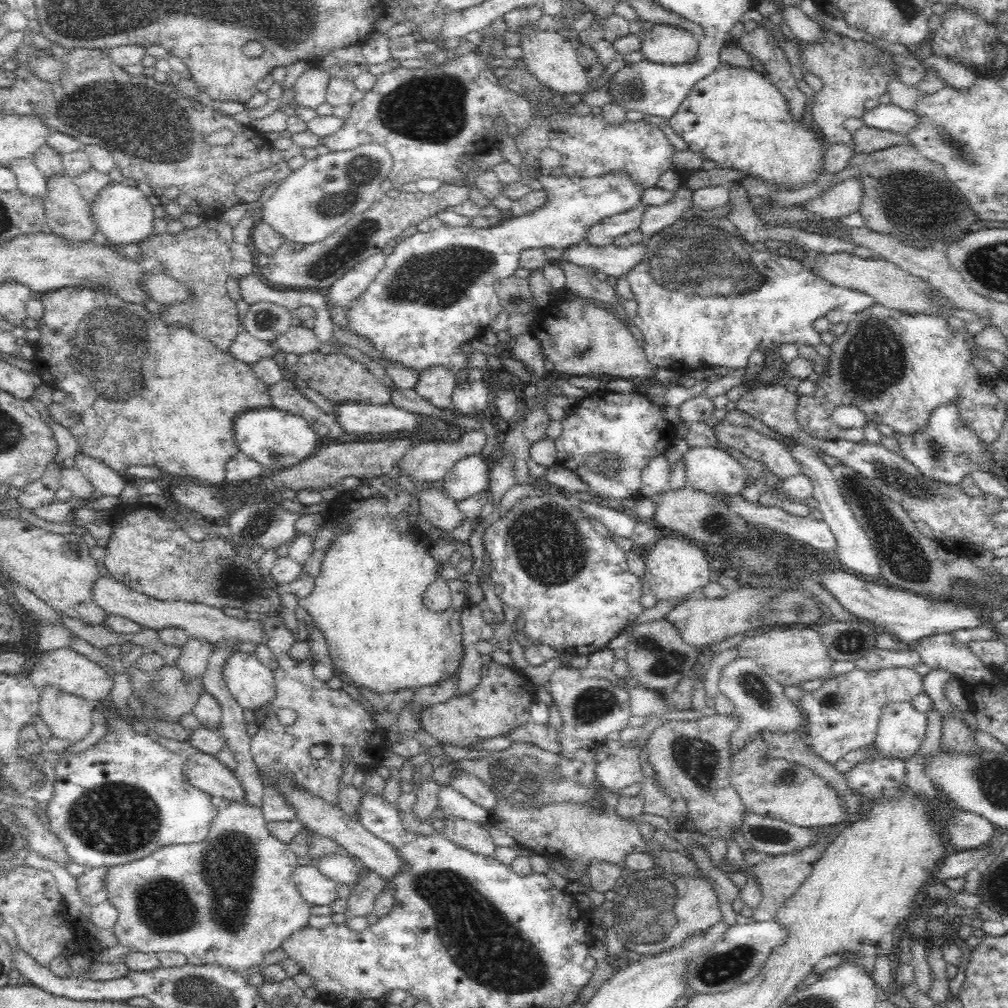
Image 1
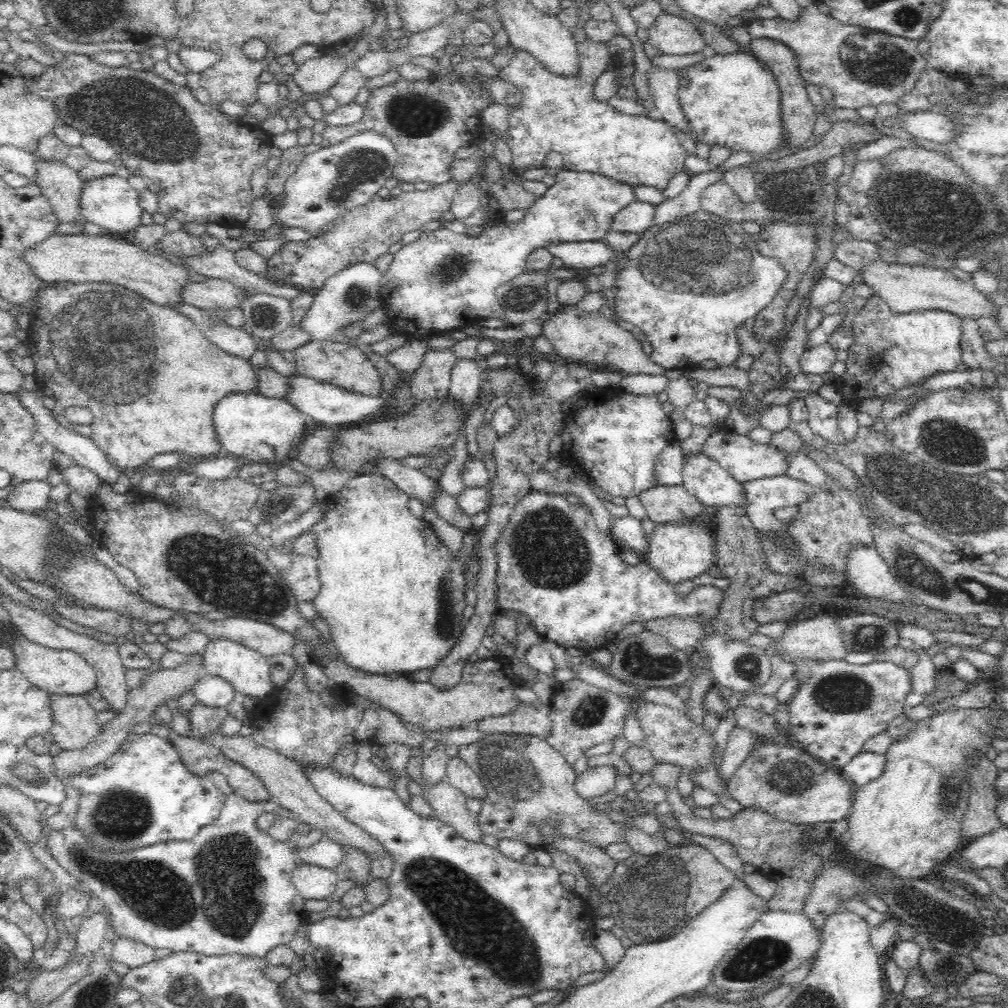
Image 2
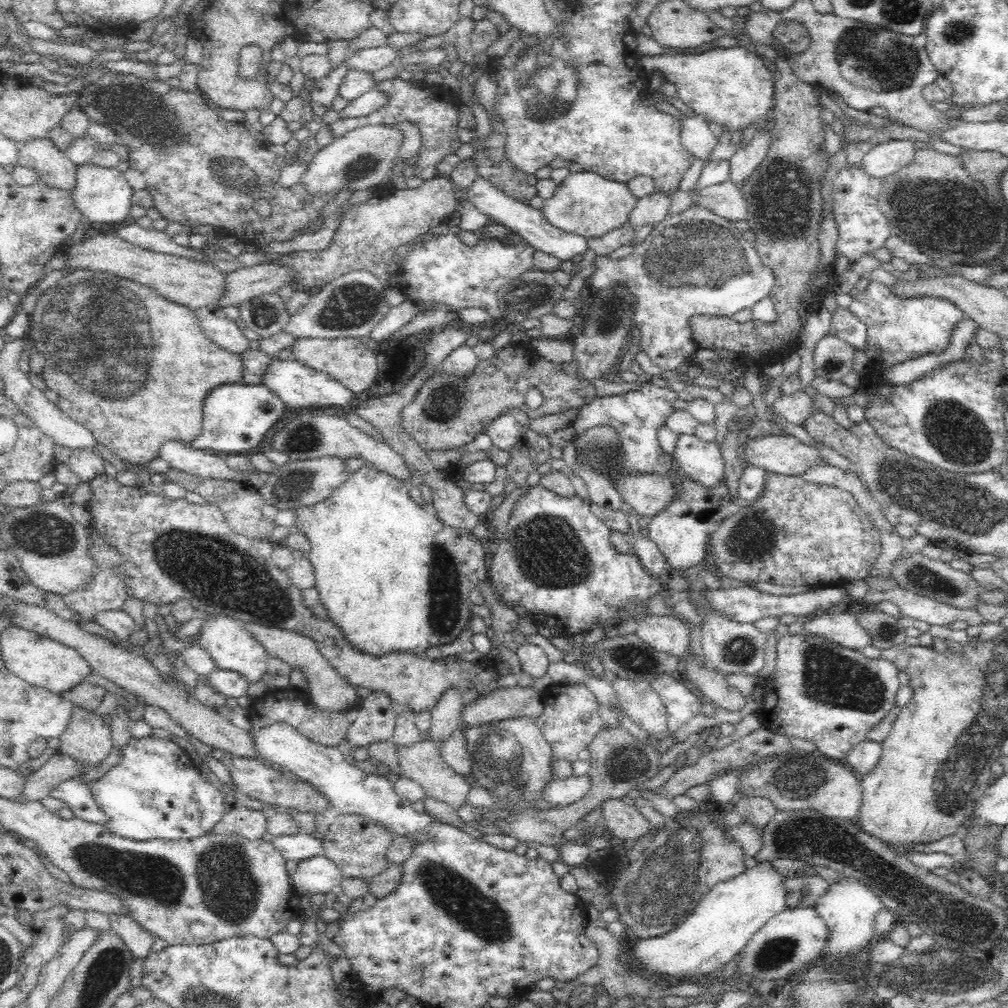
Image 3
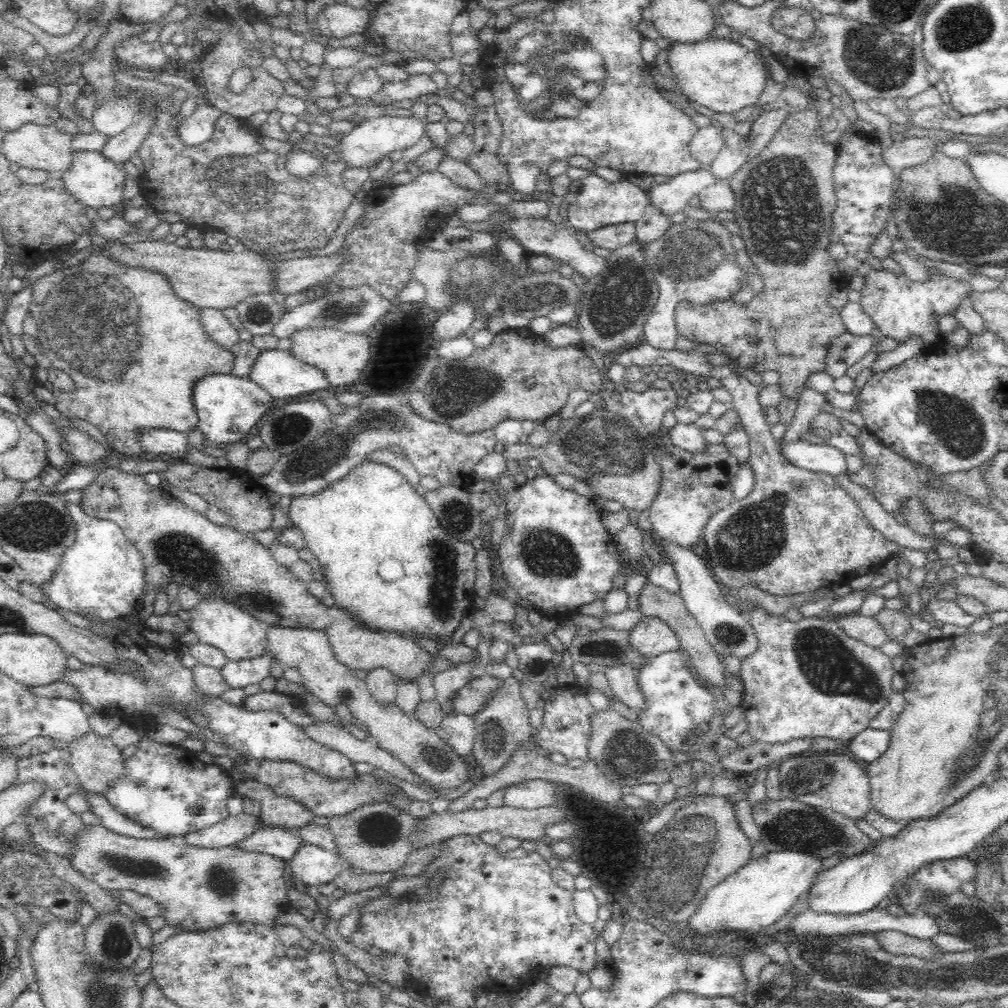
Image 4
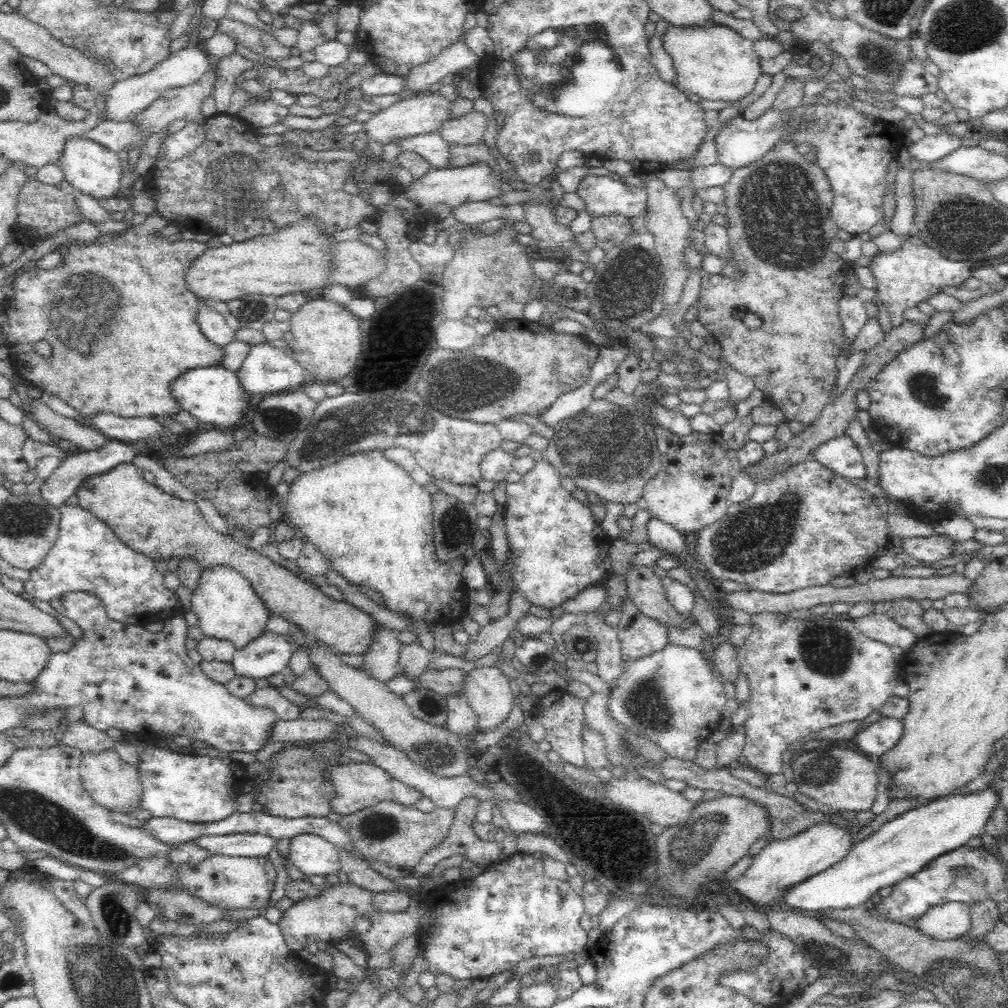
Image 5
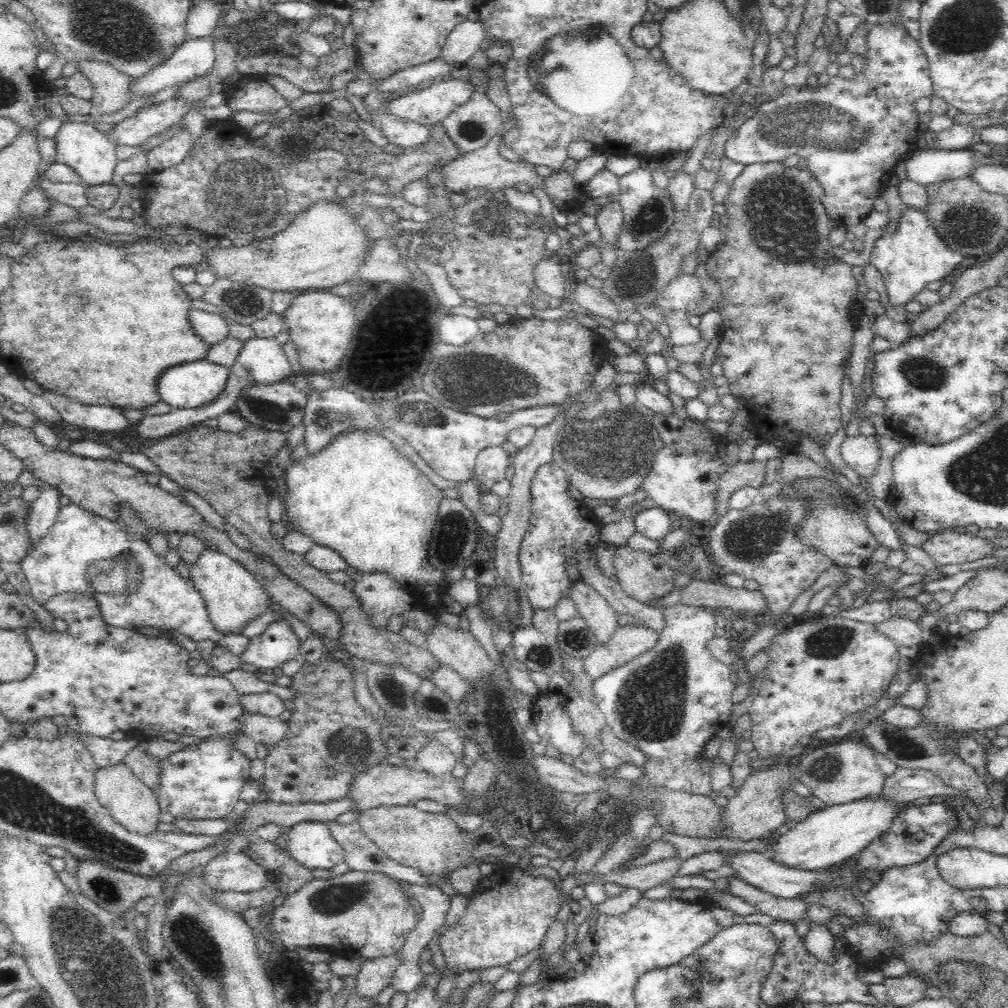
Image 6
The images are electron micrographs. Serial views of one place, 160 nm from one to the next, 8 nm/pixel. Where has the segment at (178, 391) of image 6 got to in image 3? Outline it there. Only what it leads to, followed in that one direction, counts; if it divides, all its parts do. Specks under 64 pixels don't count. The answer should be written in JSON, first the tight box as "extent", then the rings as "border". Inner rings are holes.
{"extent":[189,381,290,454],"border":[[[240,381],[220,384],[210,390],[204,400],[203,428],[189,444],[198,450],[212,448],[224,450],[228,454],[259,452],[260,440],[266,431],[270,426],[276,426],[279,419],[288,412],[290,408],[263,384],[246,384]]]}

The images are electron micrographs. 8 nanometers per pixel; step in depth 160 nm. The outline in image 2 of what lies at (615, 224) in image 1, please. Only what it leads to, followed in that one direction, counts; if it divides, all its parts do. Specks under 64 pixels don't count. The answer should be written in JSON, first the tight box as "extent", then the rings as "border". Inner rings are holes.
{"extent":[611,200,656,234],"border":[[[635,200],[616,214],[611,229],[641,234],[653,225],[656,207],[652,203]]]}

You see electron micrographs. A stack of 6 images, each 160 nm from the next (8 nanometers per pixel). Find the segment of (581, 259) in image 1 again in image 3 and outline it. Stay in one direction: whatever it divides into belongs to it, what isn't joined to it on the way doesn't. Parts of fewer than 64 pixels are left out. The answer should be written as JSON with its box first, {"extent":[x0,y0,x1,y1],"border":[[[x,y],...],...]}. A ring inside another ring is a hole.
{"extent":[466,176,588,262],"border":[[[478,176],[466,191],[468,192],[467,200],[480,210],[482,214],[490,217],[492,223],[503,224],[509,228],[510,232],[519,234],[522,238],[525,238],[526,242],[531,244],[533,250],[550,254],[561,262],[570,261],[574,256],[588,252],[587,240],[584,236],[572,234],[557,226],[552,226],[540,209],[507,196],[502,190],[496,188],[494,184],[488,182],[487,179]]]}

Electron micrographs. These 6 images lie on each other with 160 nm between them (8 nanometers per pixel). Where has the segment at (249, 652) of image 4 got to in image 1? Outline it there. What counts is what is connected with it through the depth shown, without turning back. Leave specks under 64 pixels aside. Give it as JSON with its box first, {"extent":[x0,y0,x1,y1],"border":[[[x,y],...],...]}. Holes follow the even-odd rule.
{"extent":[223,651,276,708],"border":[[[235,651],[228,656],[223,669],[224,681],[242,708],[260,708],[276,694],[274,672],[256,652]]]}

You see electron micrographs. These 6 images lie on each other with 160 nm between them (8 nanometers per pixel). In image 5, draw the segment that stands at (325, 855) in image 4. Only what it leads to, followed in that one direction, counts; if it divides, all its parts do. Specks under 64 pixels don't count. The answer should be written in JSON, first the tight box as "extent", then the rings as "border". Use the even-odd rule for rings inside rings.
{"extent":[289,832,342,876],"border":[[[308,832],[291,838],[289,858],[305,876],[333,875],[342,868],[337,848],[325,838]]]}

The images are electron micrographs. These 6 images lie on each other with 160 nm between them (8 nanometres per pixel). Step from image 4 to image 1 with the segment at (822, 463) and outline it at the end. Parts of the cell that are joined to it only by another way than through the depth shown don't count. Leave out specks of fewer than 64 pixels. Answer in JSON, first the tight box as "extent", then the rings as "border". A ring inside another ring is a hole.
{"extent":[682,442,752,494],"border":[[[718,442],[716,445],[690,447],[682,456],[685,462],[687,484],[707,493],[719,490],[722,494],[738,494],[748,486],[749,478],[752,476],[743,468],[741,462],[727,451],[729,446],[724,448],[720,445]]]}

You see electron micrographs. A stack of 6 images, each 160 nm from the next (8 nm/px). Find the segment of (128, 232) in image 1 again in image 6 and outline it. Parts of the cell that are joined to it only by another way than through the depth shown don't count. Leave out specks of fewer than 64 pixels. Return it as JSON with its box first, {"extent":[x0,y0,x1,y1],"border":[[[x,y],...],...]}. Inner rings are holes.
{"extent":[55,122,117,185],"border":[[[63,122],[55,138],[56,162],[70,166],[88,185],[109,184],[113,182],[114,170],[117,164],[115,142],[98,130],[94,123]]]}

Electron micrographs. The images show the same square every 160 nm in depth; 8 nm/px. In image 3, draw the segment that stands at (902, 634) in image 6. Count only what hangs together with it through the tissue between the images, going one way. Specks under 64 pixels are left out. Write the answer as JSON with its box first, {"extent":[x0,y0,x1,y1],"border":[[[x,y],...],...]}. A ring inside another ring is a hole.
{"extent":[804,610,872,651],"border":[[[844,610],[841,614],[821,612],[806,620],[804,631],[861,651],[872,645],[872,636],[858,623],[858,616]]]}

